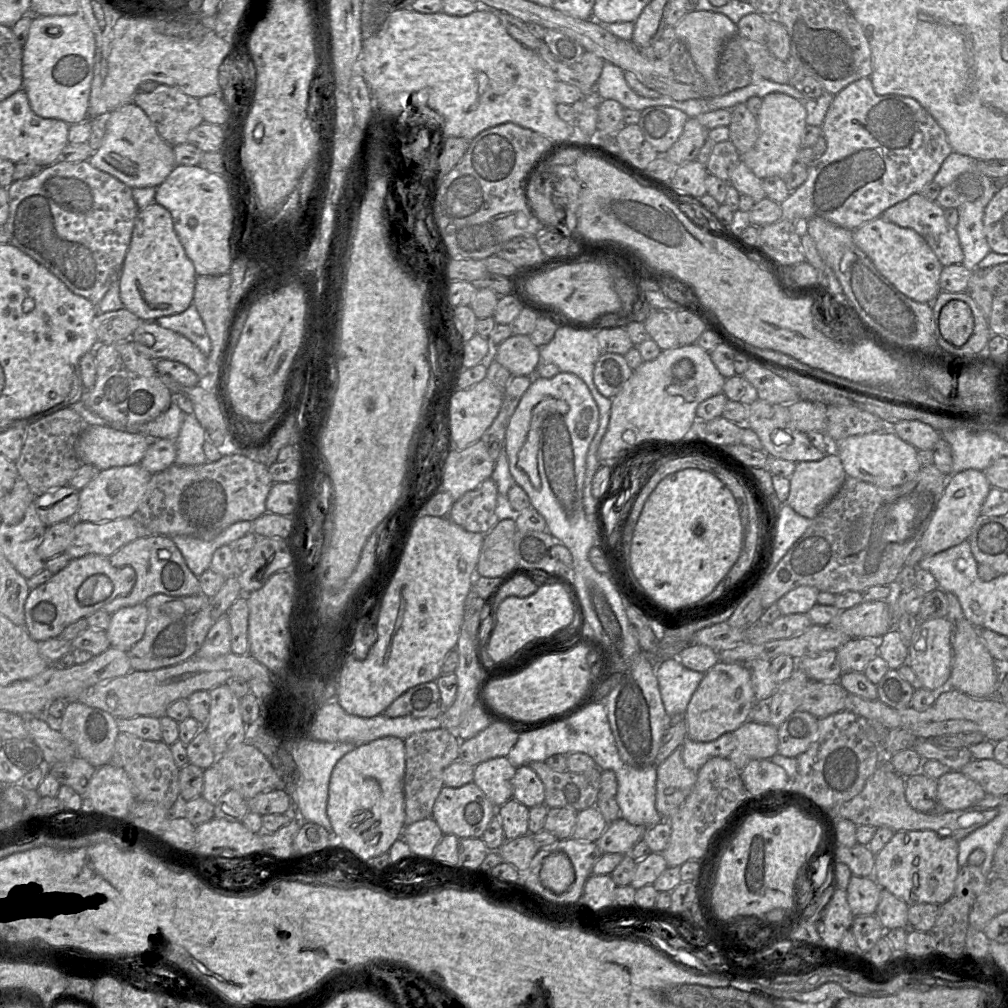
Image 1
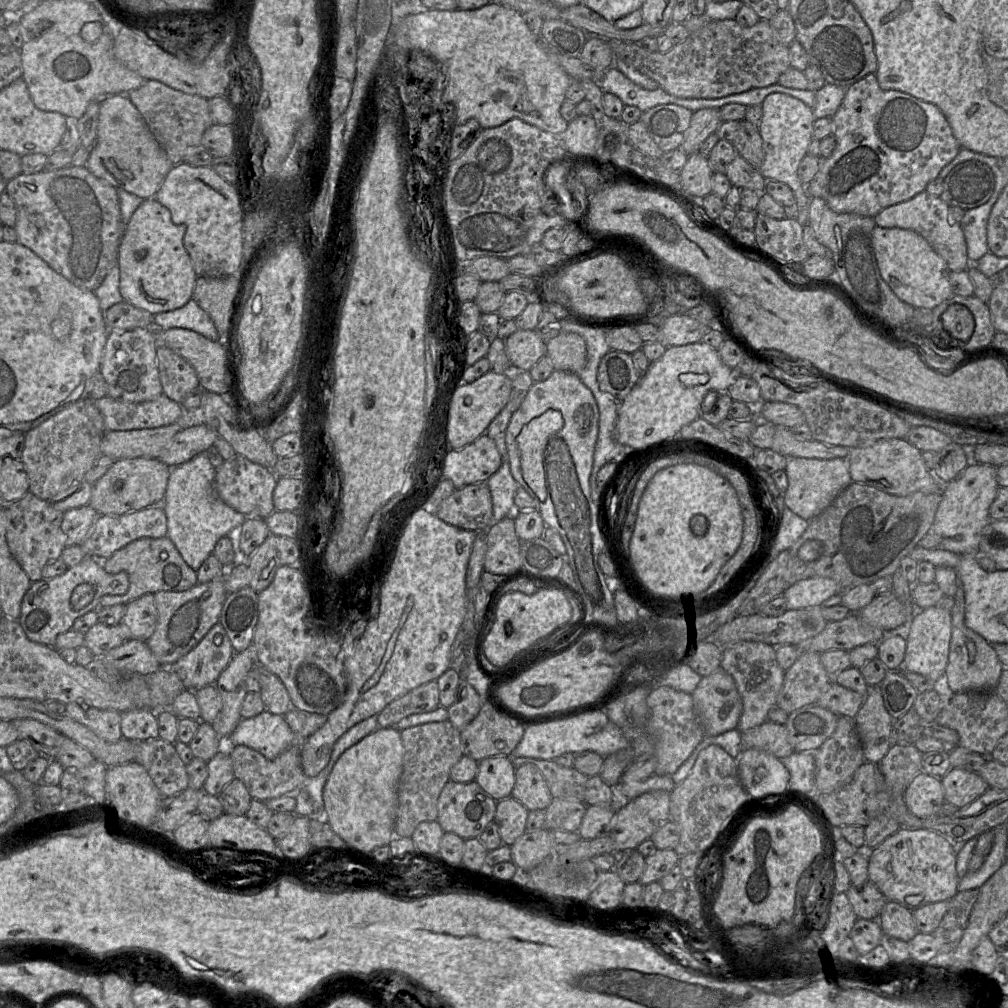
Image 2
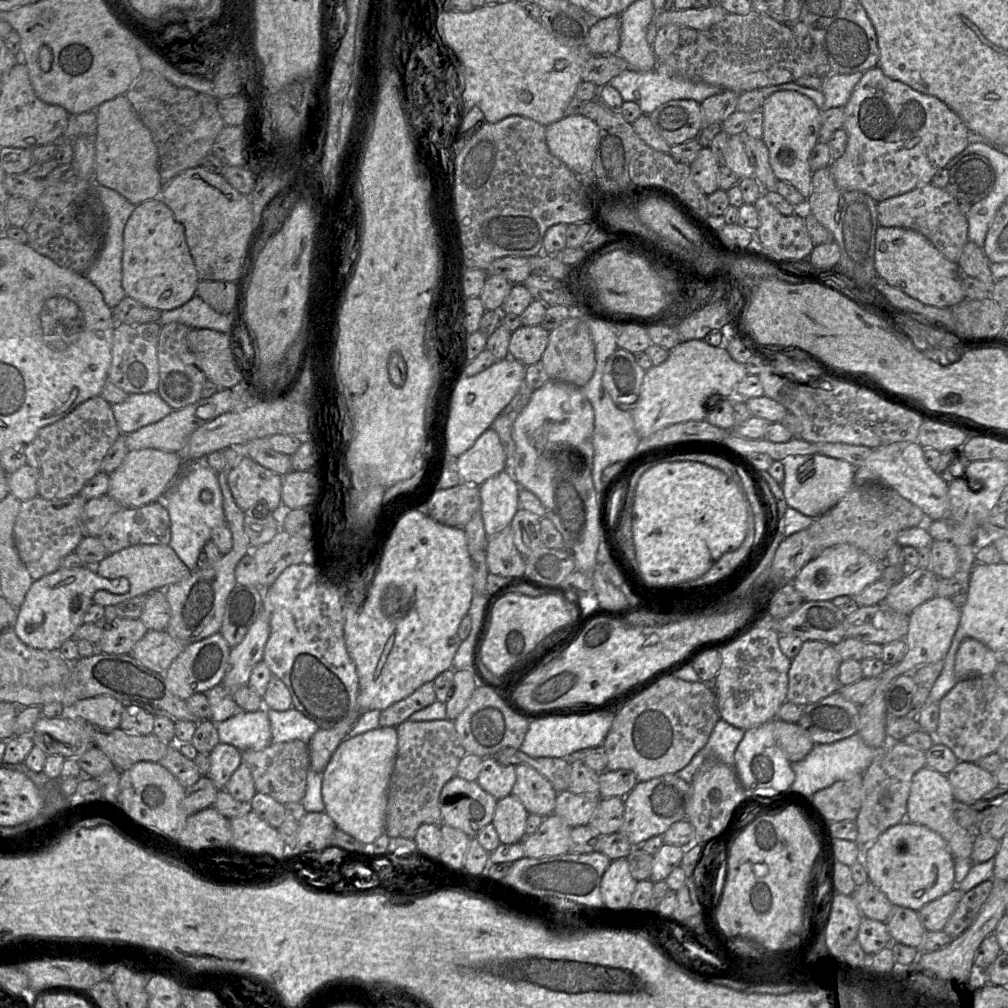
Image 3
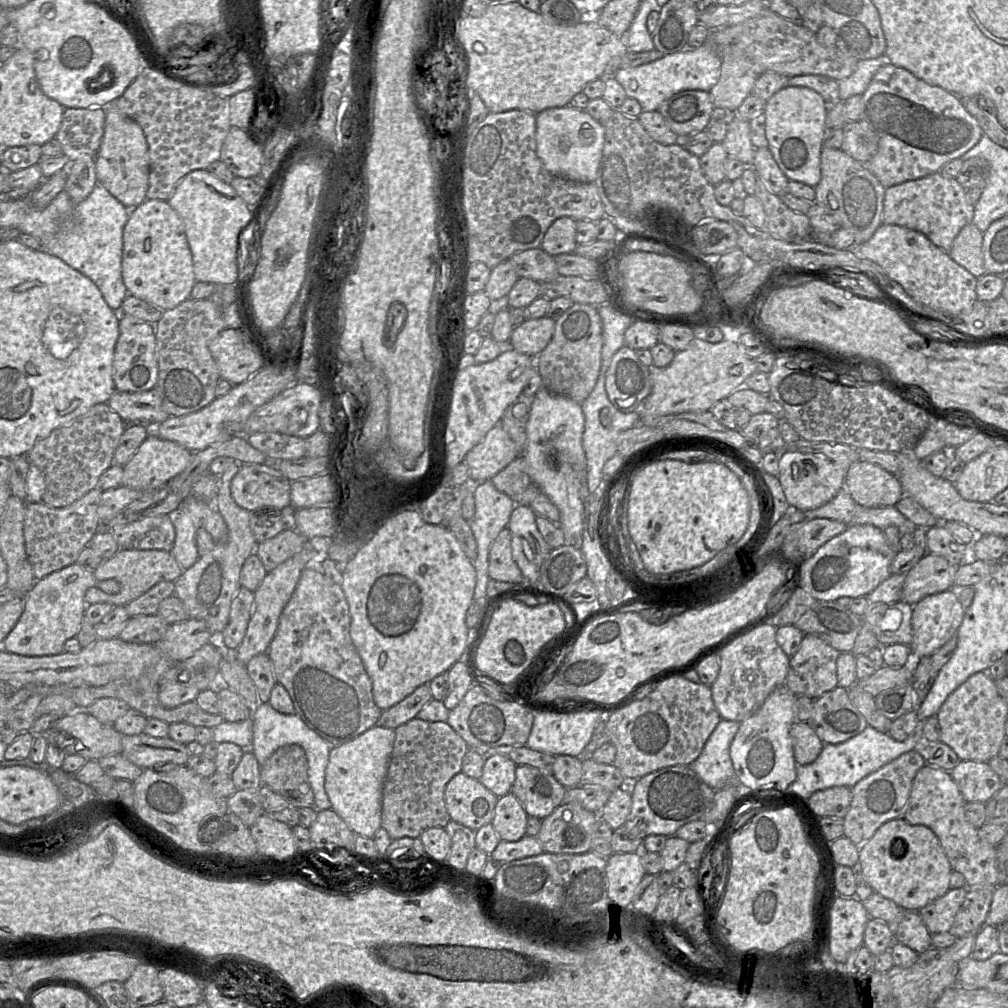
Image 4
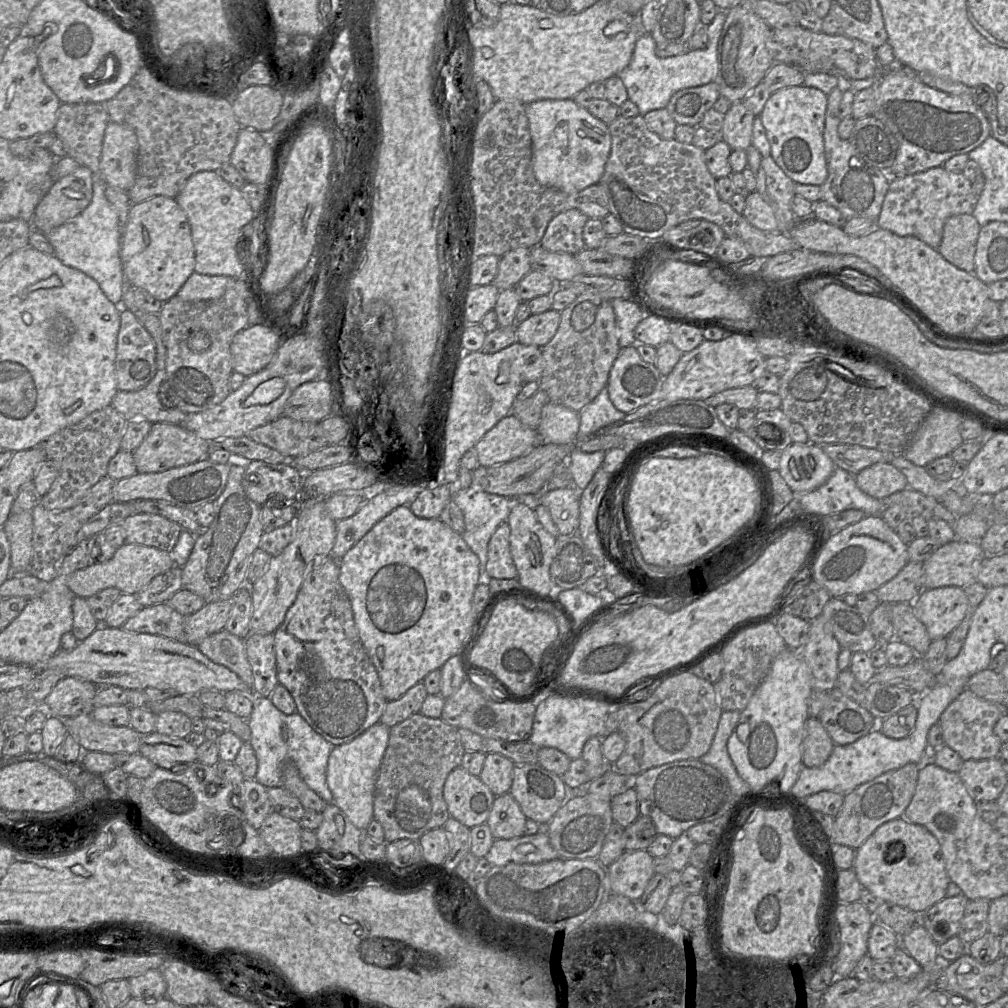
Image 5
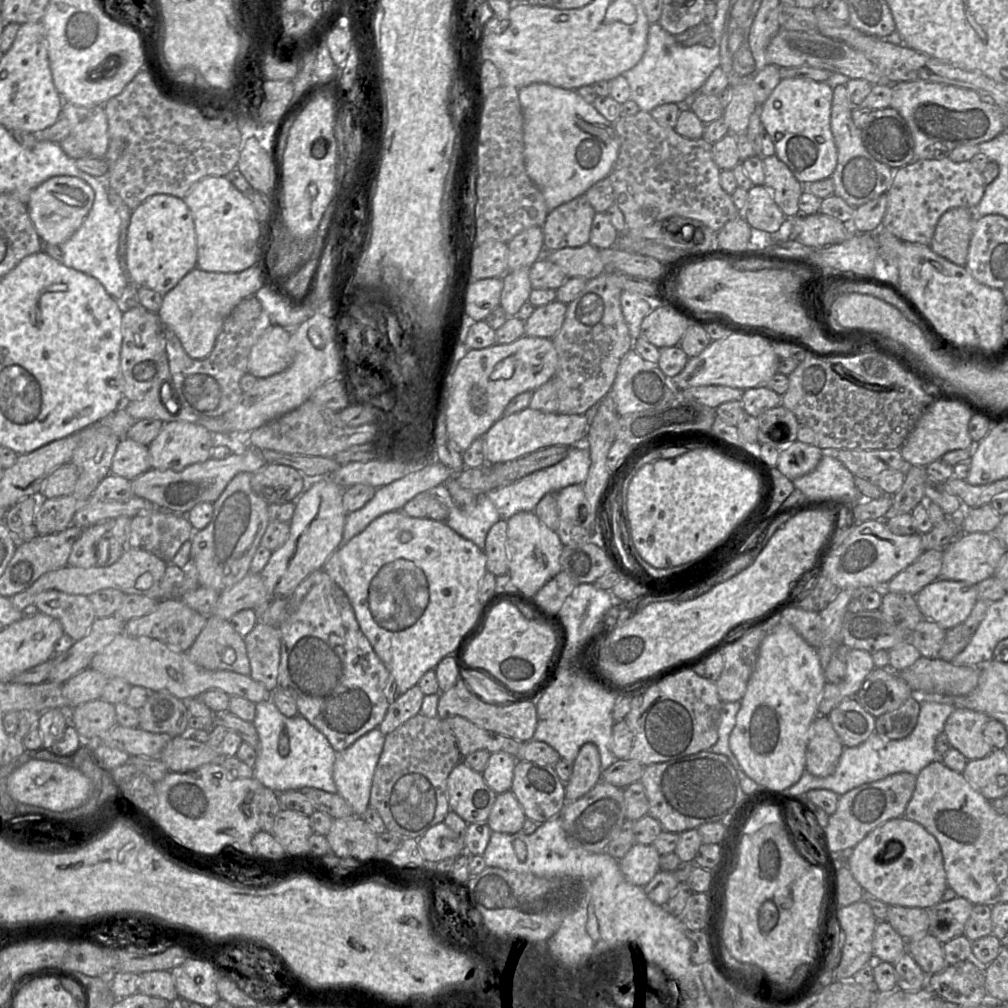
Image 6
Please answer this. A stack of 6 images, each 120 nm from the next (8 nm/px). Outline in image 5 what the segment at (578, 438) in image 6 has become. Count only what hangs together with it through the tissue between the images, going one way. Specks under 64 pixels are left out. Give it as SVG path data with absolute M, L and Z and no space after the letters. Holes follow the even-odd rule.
M508 414L475 445L480 466L500 465L526 455L539 443L537 428L522 424Z

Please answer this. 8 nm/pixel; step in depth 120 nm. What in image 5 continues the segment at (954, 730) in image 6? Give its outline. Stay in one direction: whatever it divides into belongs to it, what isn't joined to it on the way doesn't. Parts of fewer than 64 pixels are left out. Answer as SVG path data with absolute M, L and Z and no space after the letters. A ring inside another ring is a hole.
M965 688L941 714L939 725L944 744L957 752L962 760L985 760L999 757L1001 739L994 733L994 727L1004 709L1000 705L978 697Z

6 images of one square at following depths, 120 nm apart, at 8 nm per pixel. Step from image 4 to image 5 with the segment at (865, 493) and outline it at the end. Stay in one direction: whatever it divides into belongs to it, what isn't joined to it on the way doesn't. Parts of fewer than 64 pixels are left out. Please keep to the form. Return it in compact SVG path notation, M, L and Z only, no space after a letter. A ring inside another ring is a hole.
M890 462L868 466L855 475L857 486L866 494L883 499L908 488L905 475Z

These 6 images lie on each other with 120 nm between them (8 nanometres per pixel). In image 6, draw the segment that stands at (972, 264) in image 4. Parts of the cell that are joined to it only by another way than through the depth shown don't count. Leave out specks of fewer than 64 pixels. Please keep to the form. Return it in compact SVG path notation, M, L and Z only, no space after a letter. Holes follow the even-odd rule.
M952 208L939 219L929 247L950 262L965 266L976 220L973 210Z

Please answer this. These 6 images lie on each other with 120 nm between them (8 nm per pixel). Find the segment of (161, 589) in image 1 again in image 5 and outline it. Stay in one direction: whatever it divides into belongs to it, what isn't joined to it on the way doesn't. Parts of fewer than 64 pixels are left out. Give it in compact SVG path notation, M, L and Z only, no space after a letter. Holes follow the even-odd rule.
M124 543L112 558L101 564L77 570L67 577L67 586L75 596L87 599L106 588L117 588L122 594L135 595L145 588L156 576L175 566L170 553L154 547Z

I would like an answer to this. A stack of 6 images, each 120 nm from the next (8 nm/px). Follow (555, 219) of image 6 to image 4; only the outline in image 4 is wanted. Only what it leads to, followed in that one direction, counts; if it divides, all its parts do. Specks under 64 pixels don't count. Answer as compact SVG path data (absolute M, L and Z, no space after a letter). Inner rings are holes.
M560 217L549 226L539 248L550 256L573 253L577 247L575 236L576 220Z

